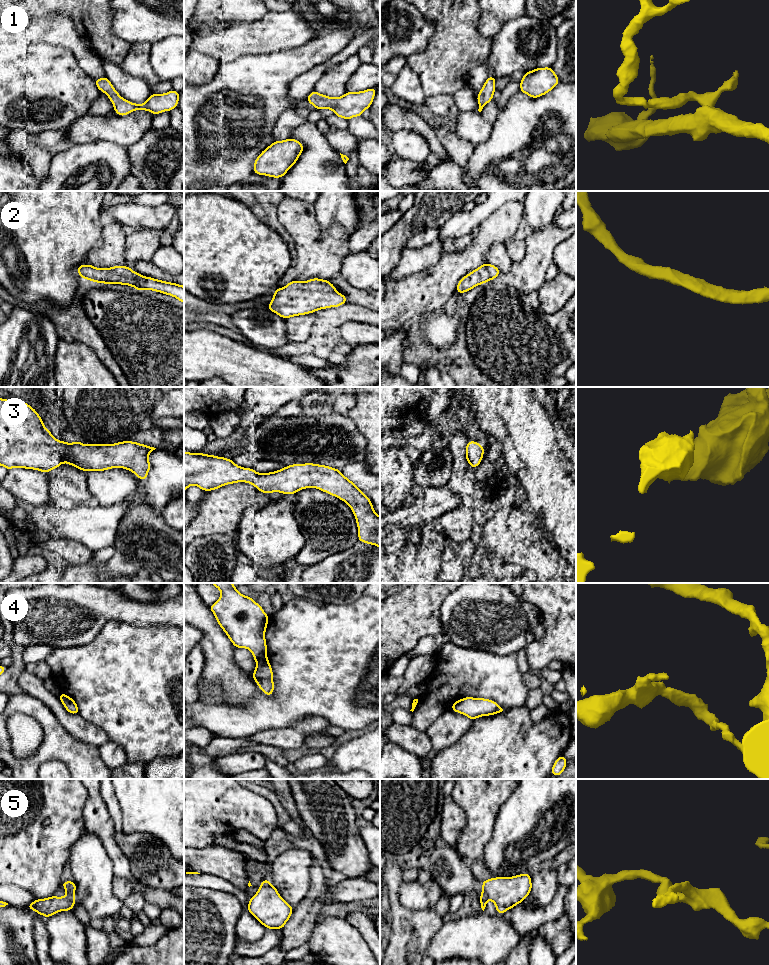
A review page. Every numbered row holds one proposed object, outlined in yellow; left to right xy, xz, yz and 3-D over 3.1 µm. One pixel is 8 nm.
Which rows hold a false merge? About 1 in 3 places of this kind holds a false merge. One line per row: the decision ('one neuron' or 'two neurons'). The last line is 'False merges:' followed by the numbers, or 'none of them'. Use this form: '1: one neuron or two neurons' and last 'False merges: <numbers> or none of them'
1: one neuron
2: one neuron
3: one neuron
4: one neuron
5: two neurons
False merges: 5

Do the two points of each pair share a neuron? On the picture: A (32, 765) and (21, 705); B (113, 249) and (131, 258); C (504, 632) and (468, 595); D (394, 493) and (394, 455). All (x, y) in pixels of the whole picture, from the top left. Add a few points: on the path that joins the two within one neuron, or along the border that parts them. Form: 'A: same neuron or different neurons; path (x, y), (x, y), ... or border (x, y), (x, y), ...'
A: same neuron; path (49, 748), (49, 724), (38, 713)
B: different neurons; border (126, 235), (125, 265)
C: same neuron; path (496, 623), (477, 604)
D: same neuron; path (394, 484), (394, 464)

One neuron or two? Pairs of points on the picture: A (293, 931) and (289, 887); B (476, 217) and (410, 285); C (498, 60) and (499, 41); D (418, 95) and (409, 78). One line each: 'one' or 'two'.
A: two
B: two
C: one
D: one

